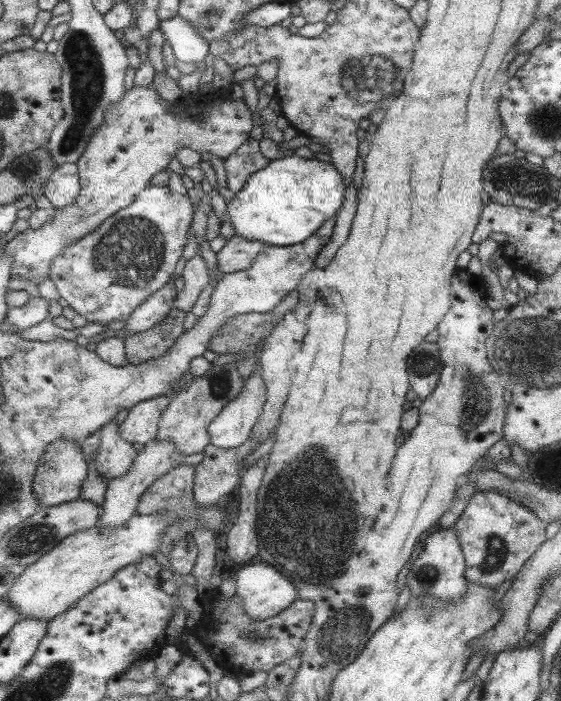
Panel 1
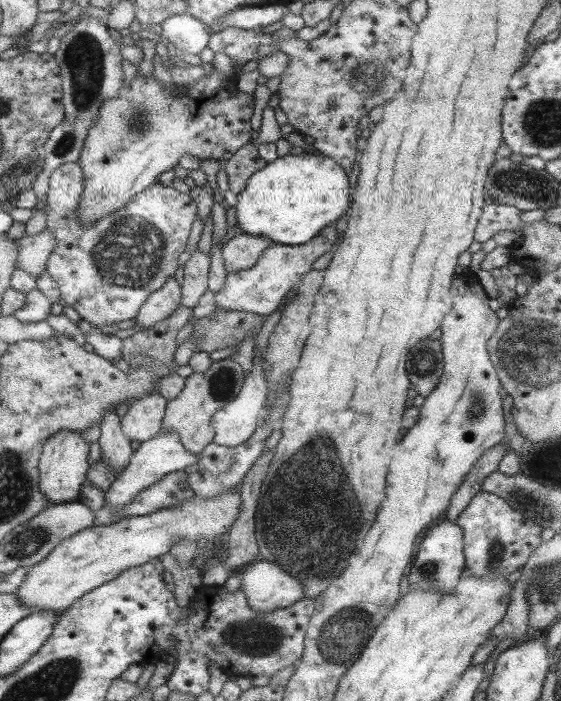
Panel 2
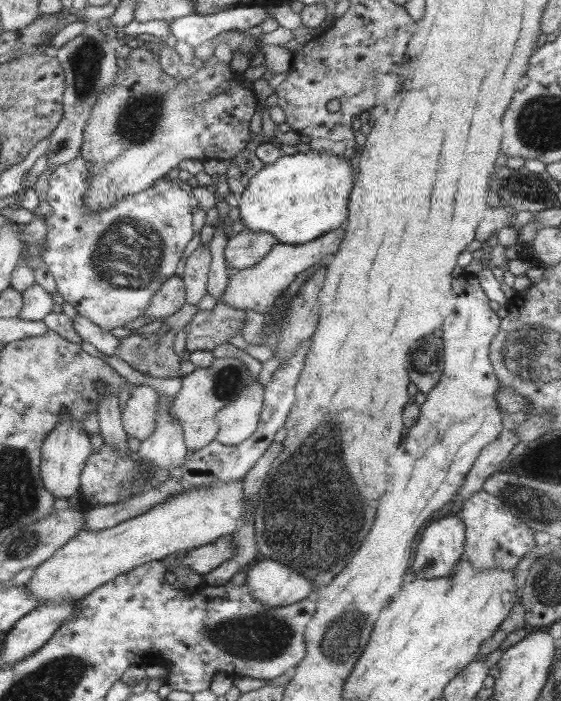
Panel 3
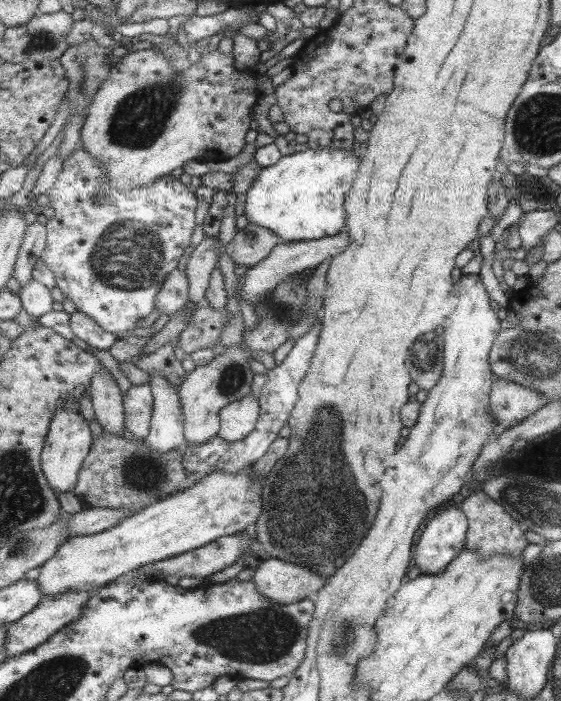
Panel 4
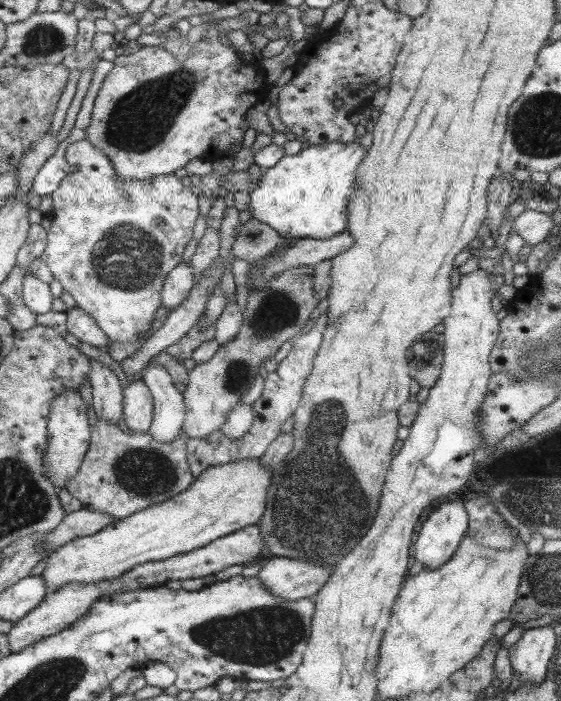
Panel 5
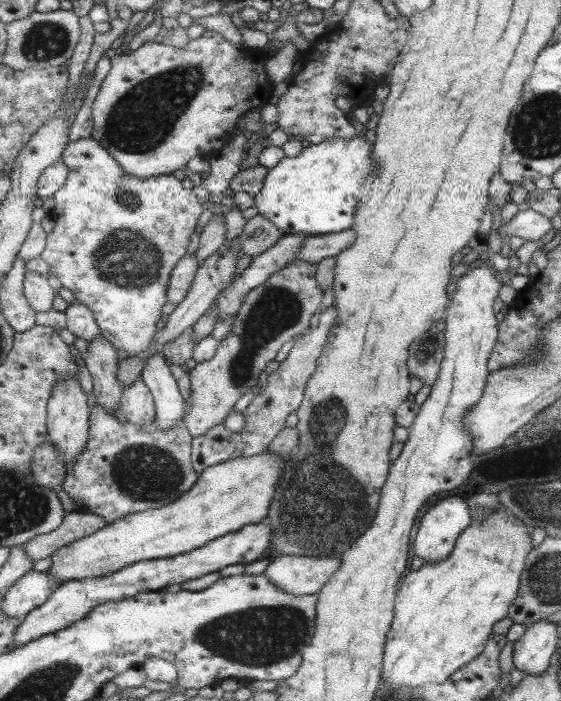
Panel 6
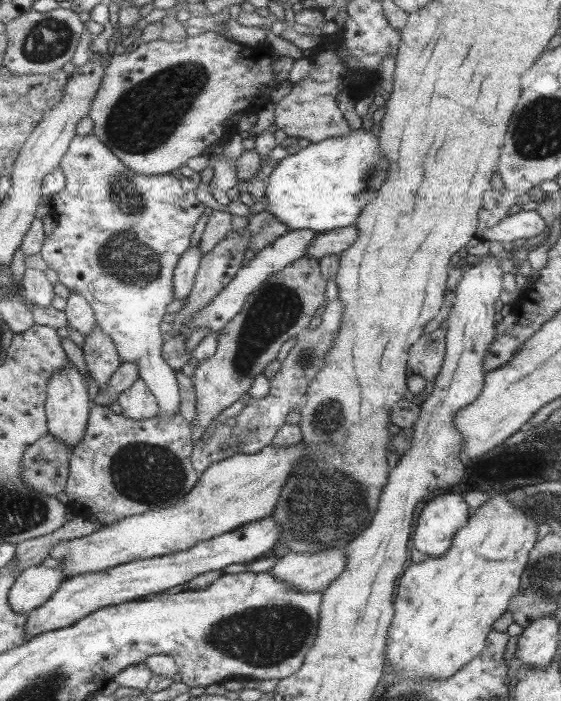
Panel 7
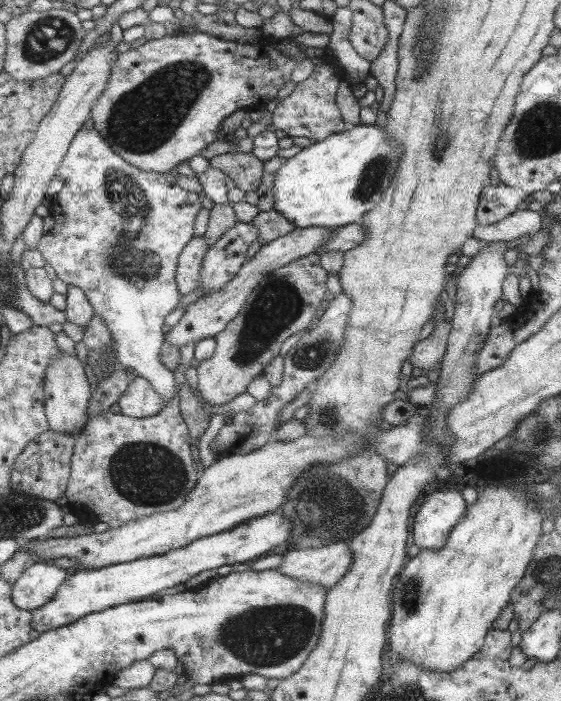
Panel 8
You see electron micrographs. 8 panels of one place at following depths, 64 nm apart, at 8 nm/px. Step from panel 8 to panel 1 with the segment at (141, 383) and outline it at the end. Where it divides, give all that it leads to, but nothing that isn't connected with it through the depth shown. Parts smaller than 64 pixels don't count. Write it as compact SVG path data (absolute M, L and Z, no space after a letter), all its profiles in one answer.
M164 394L135 403L118 426L119 436L131 444L138 442L144 445L155 440L160 418L168 405L169 397Z

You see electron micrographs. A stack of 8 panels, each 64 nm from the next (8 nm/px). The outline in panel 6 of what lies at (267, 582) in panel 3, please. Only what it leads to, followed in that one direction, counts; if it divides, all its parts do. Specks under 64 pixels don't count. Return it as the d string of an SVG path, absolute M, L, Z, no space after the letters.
M279 556L263 571L279 590L291 596L316 595L340 568L341 558L303 558L303 556Z

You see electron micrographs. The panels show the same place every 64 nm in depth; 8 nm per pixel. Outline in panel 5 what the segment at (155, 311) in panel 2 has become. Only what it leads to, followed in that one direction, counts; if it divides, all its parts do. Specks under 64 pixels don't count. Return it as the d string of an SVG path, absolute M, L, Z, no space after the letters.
M181 262L179 266L171 269L162 286L162 305L173 310L186 300L190 288L194 285L194 276L189 263Z

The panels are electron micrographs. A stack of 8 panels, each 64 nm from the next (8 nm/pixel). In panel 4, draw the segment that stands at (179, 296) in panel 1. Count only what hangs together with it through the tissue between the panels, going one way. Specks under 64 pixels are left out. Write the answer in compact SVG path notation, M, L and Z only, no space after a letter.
M216 236L205 237L194 247L192 250L185 269L183 272L186 274L187 280L190 282L188 286L189 301L200 305L204 301L204 292L207 288L211 271L215 268L215 264L218 262L218 256L215 254L216 248Z

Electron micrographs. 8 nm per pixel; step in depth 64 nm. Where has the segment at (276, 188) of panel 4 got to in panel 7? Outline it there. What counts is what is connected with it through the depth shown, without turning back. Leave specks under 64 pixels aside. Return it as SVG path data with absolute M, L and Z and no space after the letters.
M353 130L345 136L334 136L316 143L310 143L298 152L278 161L268 176L268 185L263 196L267 202L265 211L273 215L287 230L314 230L317 234L333 229L354 226L364 206L371 204L378 188L386 182L390 162L380 152L380 142L373 132Z

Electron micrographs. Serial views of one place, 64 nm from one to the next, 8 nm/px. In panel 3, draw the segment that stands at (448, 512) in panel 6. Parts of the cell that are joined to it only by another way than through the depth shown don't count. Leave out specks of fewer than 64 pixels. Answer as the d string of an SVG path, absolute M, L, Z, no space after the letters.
M448 512L443 518L435 519L435 522L428 524L427 528L420 534L415 547L415 558L411 563L411 572L416 575L416 579L438 579L448 577L457 561L465 555L465 533L466 526L461 522L461 518L449 516Z

